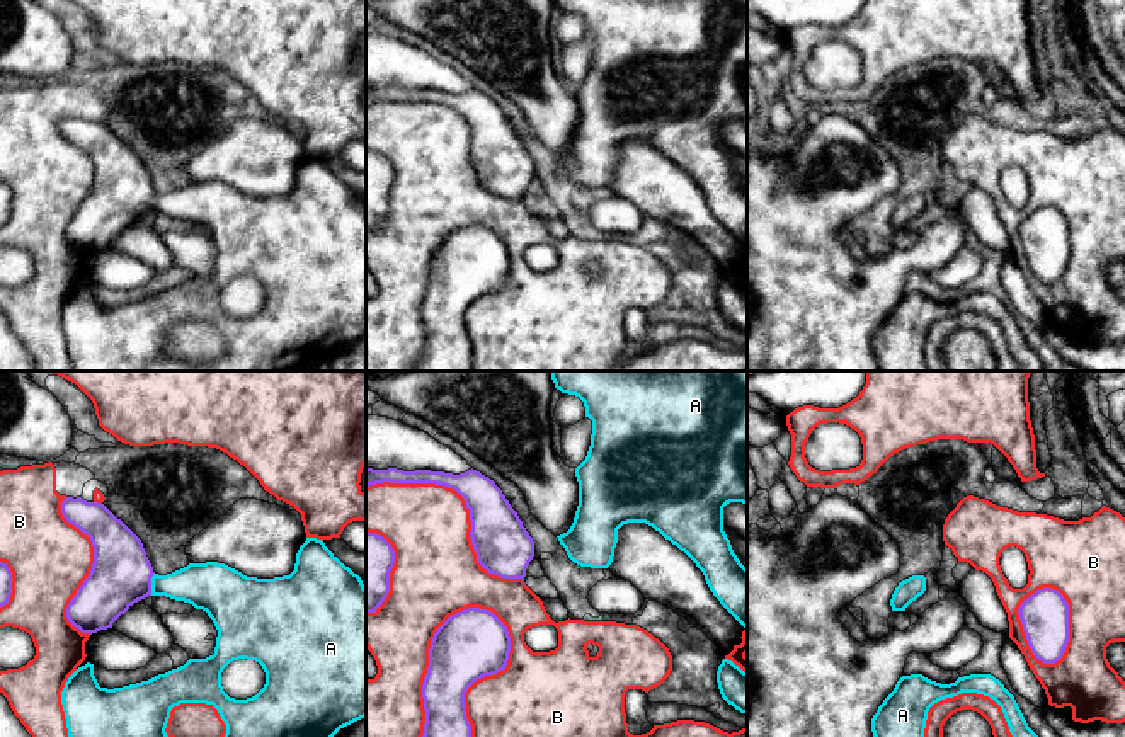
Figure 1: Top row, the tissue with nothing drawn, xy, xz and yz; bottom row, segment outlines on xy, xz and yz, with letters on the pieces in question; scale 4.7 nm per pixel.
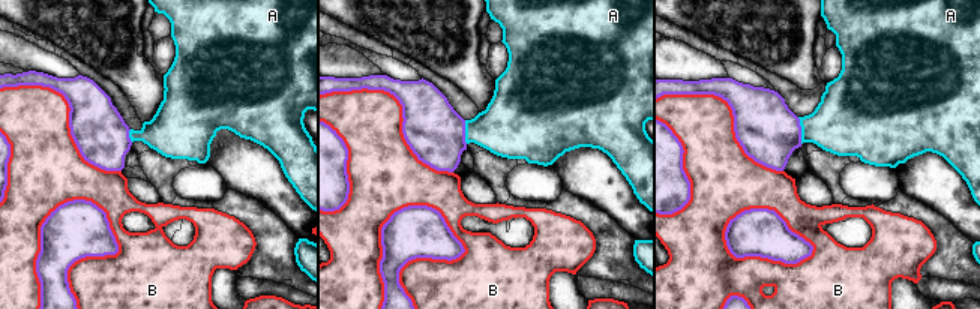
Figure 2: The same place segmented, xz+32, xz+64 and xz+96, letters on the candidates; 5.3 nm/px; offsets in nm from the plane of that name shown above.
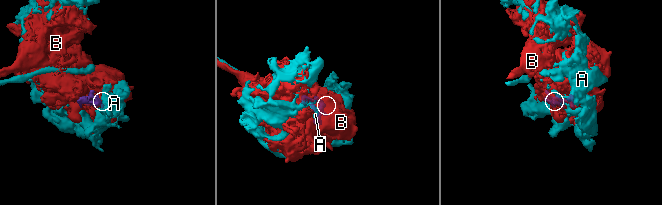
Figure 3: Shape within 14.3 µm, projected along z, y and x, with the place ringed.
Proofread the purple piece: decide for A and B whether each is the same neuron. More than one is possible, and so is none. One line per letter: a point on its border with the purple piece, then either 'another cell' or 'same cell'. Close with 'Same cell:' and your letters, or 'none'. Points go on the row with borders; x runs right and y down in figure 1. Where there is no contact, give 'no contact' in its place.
A: xy (150, 584) | same cell
B: xz (429, 656) | another cell
Same cell: A

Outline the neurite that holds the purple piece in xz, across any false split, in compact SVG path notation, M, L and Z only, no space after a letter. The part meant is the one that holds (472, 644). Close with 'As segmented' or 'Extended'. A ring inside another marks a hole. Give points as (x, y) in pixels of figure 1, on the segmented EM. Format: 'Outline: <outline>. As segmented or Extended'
Outline: M468 608L449 616L434 633L429 648L429 667L422 684L425 710L422 737L471 737L465 693L475 681L504 671L509 652L507 626L492 611Z. As segmented

